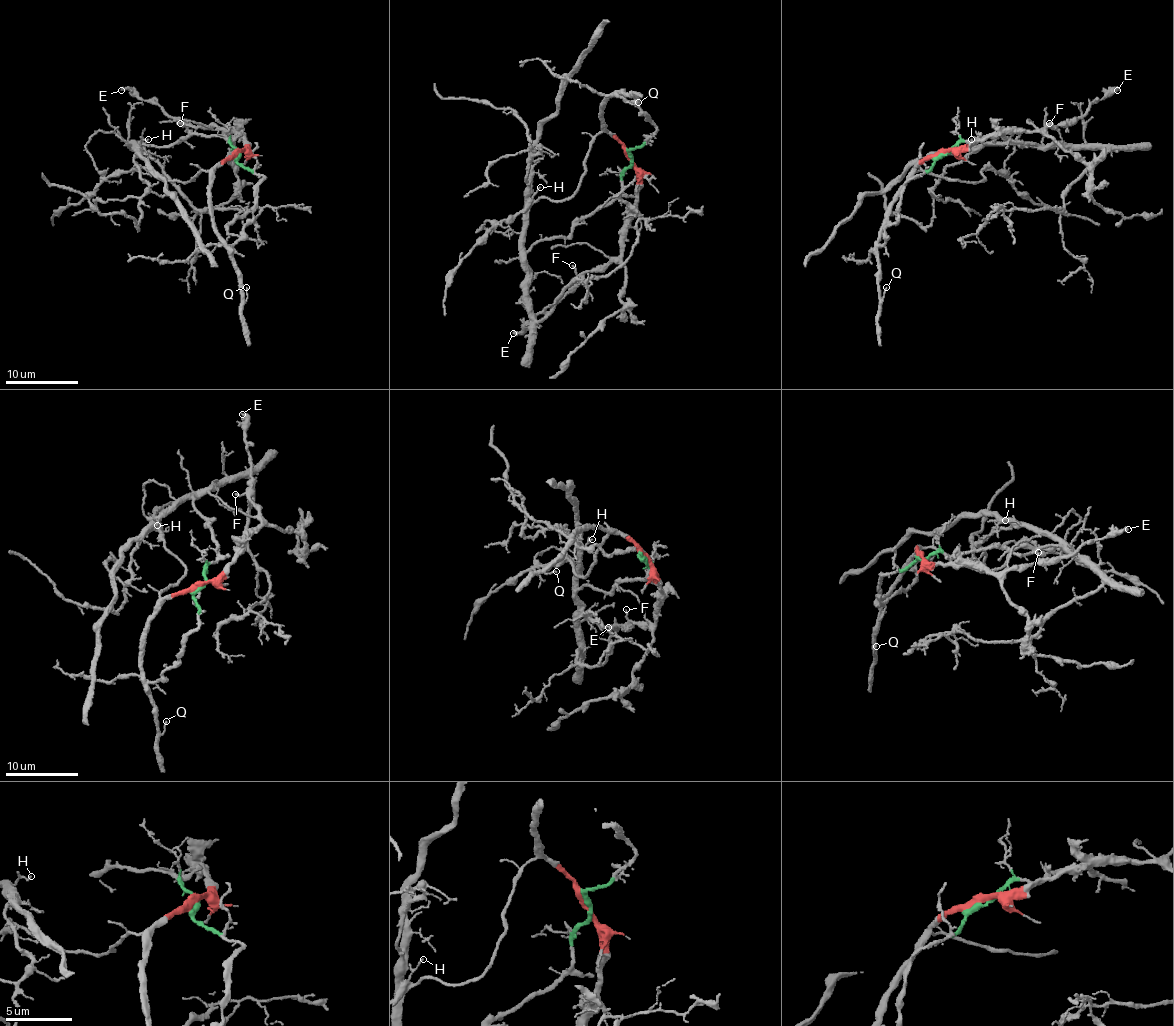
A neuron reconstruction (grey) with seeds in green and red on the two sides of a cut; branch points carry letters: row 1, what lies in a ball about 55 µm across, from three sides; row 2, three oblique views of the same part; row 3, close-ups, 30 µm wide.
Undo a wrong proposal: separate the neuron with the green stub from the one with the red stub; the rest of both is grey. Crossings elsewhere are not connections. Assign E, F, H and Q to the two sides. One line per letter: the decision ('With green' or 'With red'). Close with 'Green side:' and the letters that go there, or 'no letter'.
E: With red
F: With red
H: With green
Q: With red
Green side: H

